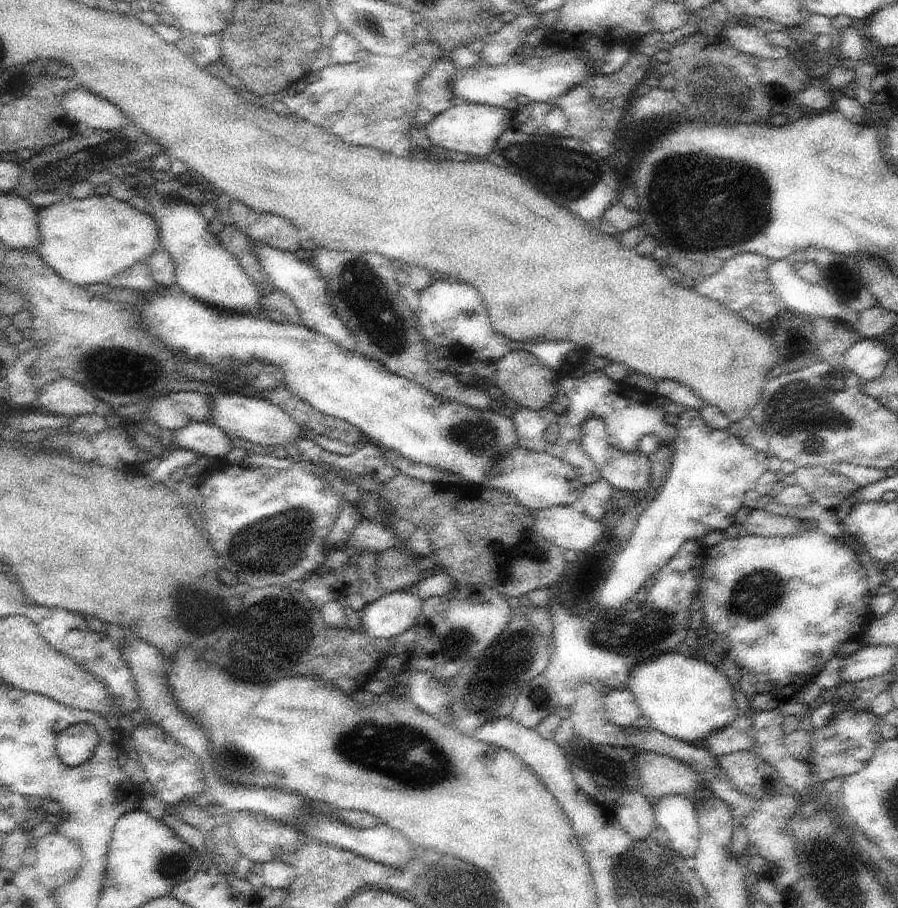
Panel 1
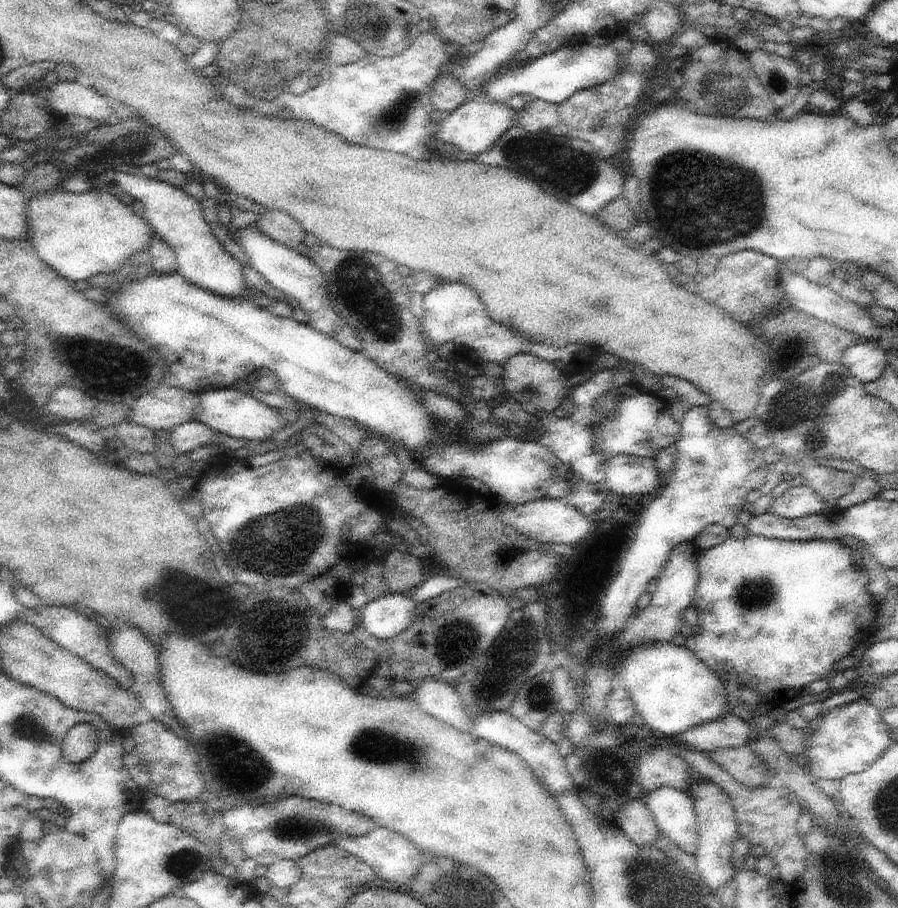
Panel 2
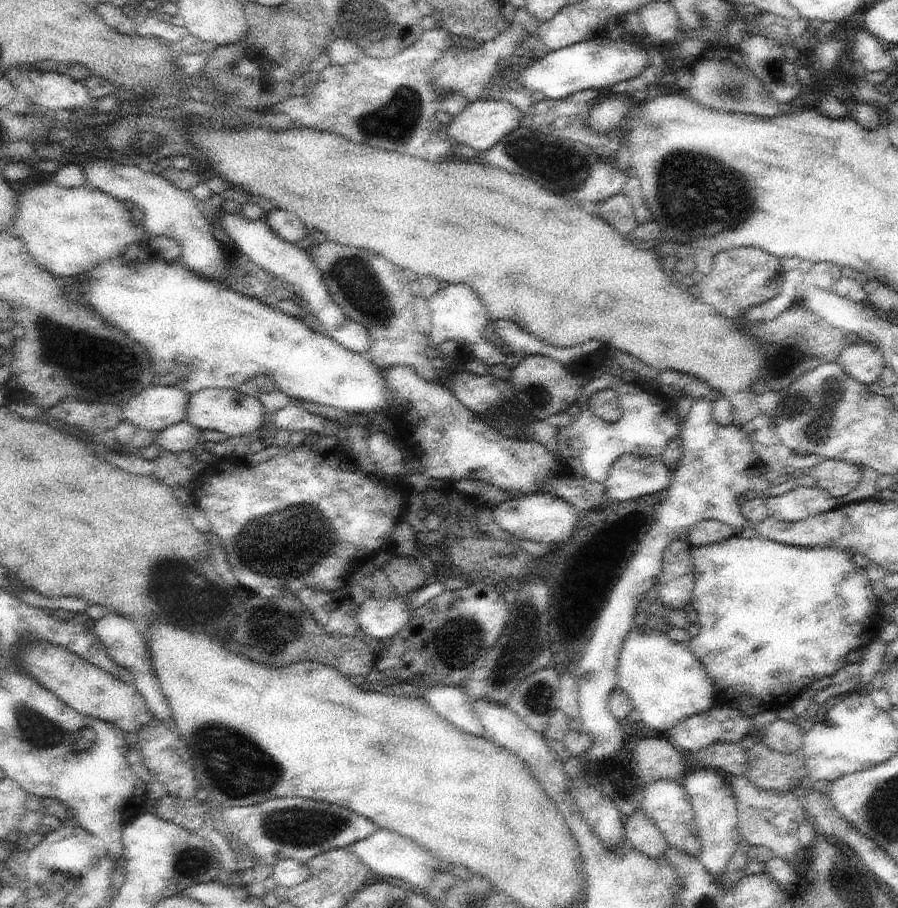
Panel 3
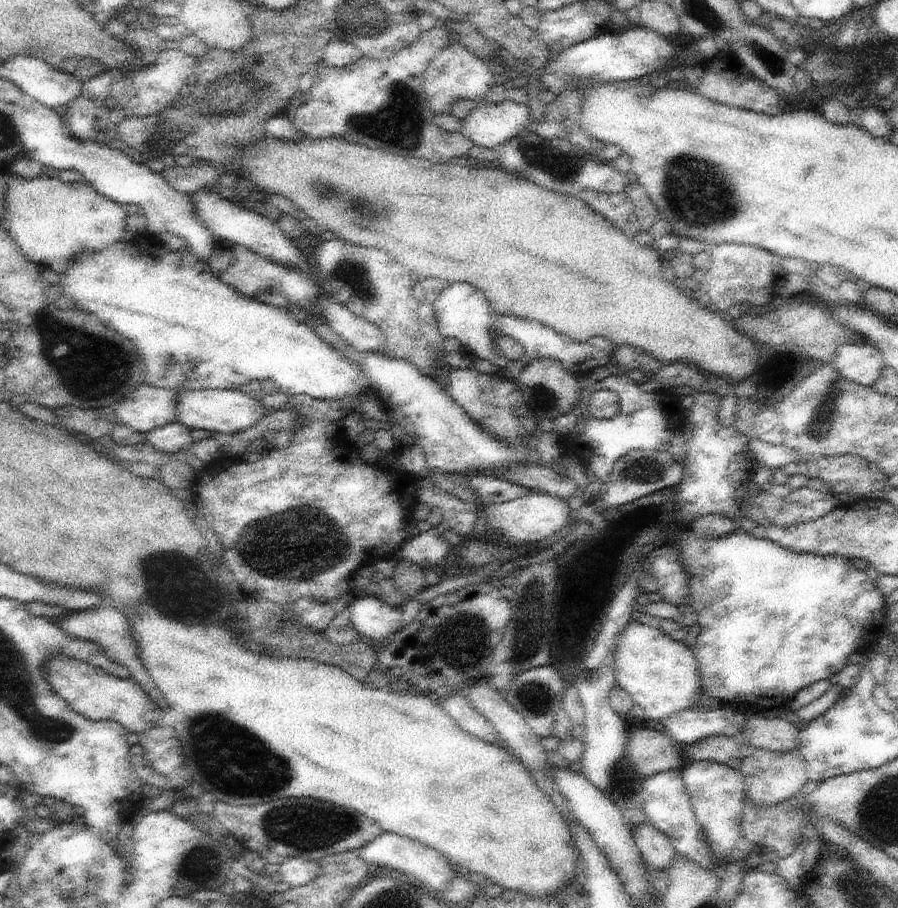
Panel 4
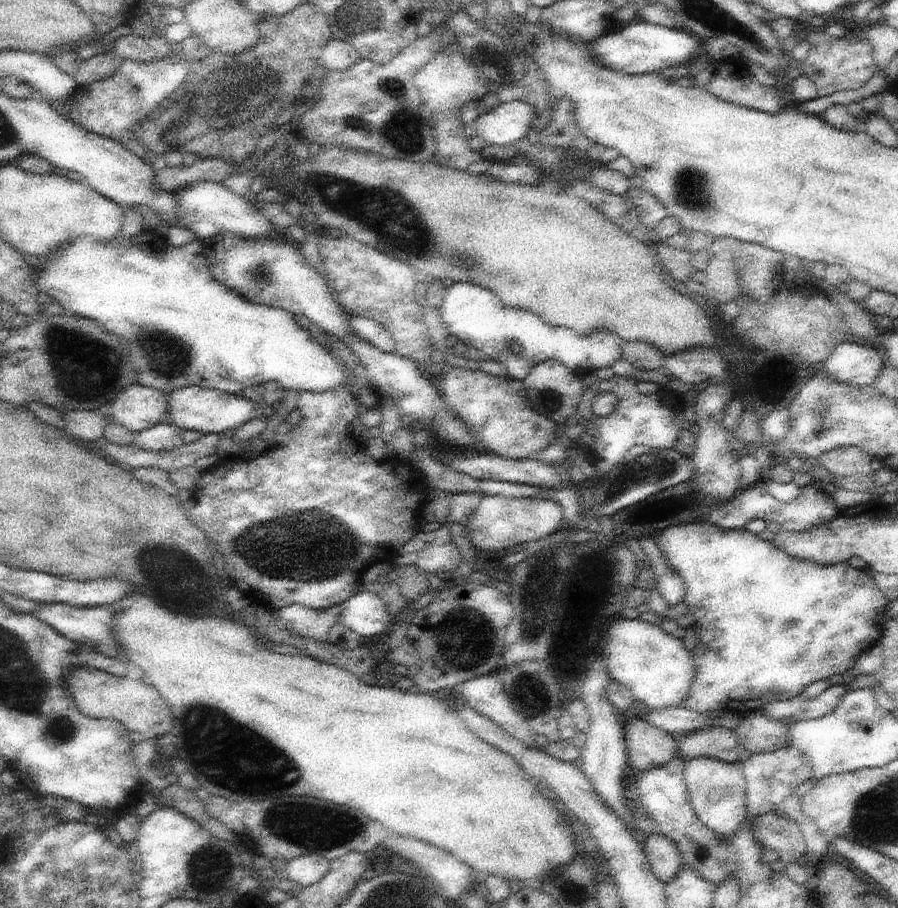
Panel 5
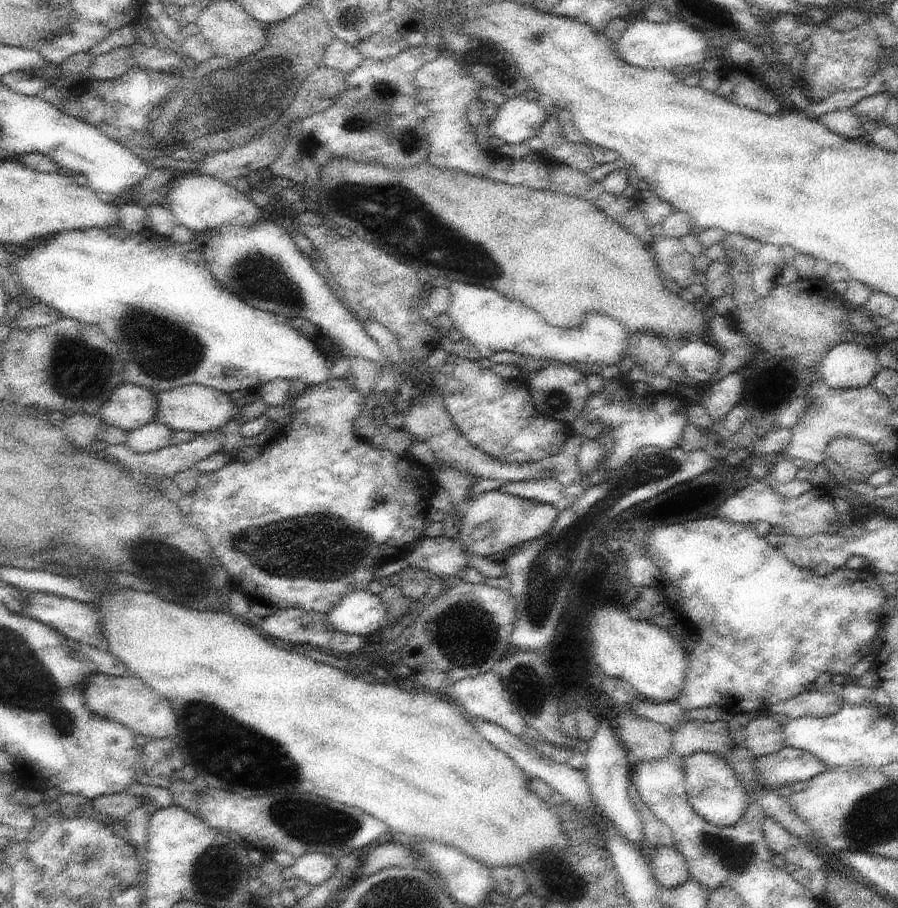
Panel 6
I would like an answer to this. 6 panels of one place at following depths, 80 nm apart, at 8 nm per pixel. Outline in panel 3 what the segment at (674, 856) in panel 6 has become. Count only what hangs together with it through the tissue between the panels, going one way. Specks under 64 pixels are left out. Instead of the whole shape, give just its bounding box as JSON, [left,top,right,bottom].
[623,808,669,858]

